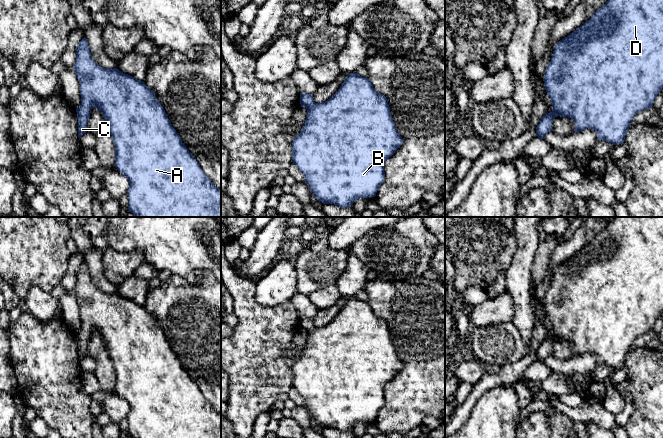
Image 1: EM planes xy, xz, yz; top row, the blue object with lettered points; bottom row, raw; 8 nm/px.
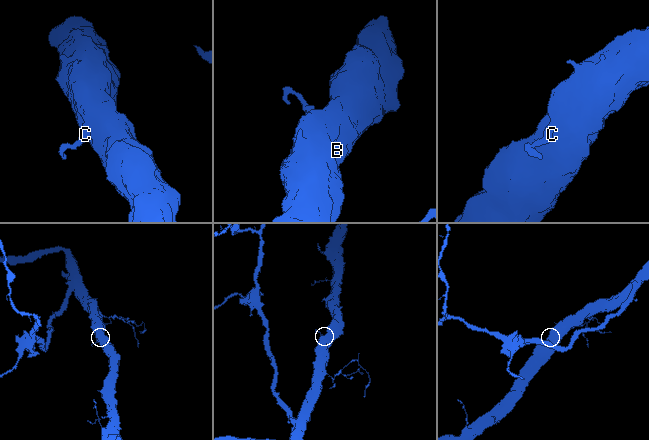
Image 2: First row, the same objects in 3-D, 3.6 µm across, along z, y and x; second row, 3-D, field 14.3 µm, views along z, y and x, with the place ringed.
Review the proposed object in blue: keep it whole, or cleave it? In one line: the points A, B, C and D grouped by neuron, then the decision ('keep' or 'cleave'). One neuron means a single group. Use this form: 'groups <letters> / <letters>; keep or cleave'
groups A B C D; keep

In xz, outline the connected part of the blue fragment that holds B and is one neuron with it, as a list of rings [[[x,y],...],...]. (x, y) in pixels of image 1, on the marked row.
[[[352,73],[345,77],[338,91],[327,101],[315,103],[312,94],[300,93],[300,104],[307,109],[307,115],[301,132],[291,145],[292,162],[302,172],[315,198],[323,204],[348,208],[360,198],[375,197],[385,180],[385,161],[403,144],[392,119],[387,98],[375,91],[369,78]]]

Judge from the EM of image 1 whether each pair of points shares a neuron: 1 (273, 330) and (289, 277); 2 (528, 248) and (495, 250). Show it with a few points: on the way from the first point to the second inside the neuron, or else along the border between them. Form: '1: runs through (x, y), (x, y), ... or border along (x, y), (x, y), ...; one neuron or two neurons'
1: border along (289, 300), (274, 306), (262, 306), (257, 303); two neurons
2: border along (515, 233), (516, 251), (511, 264), (506, 269); two neurons

